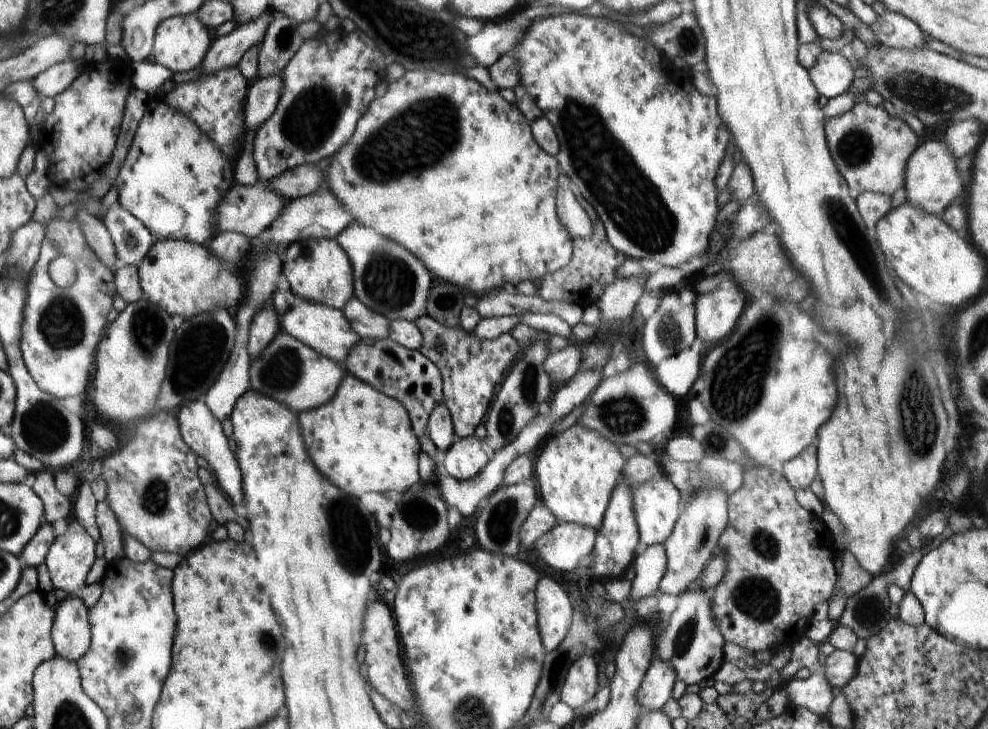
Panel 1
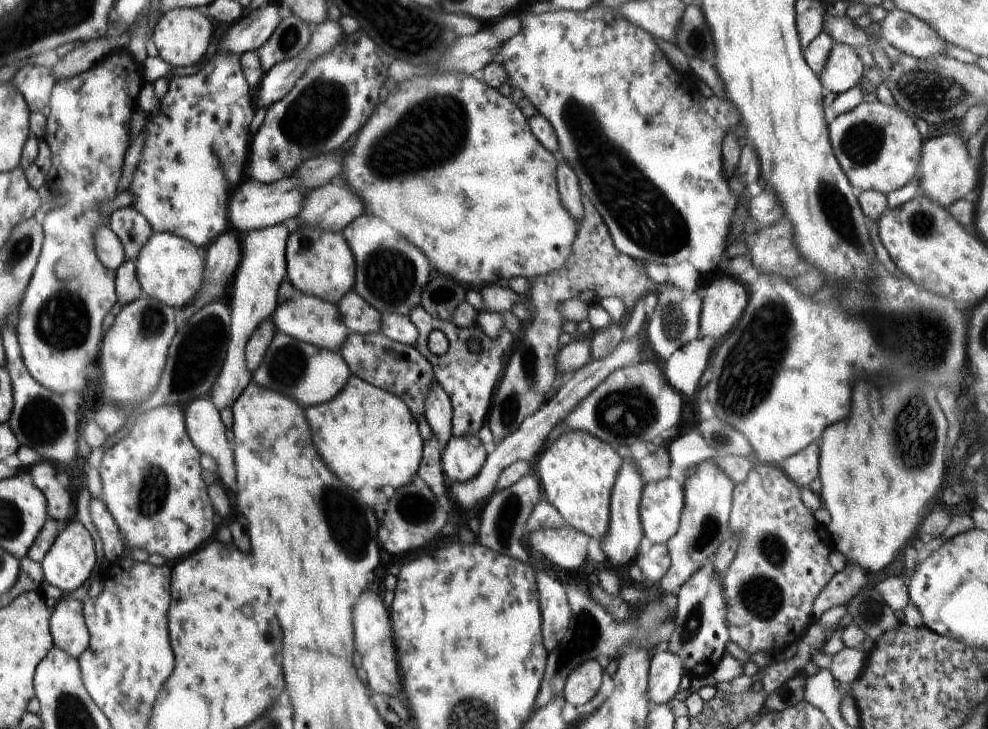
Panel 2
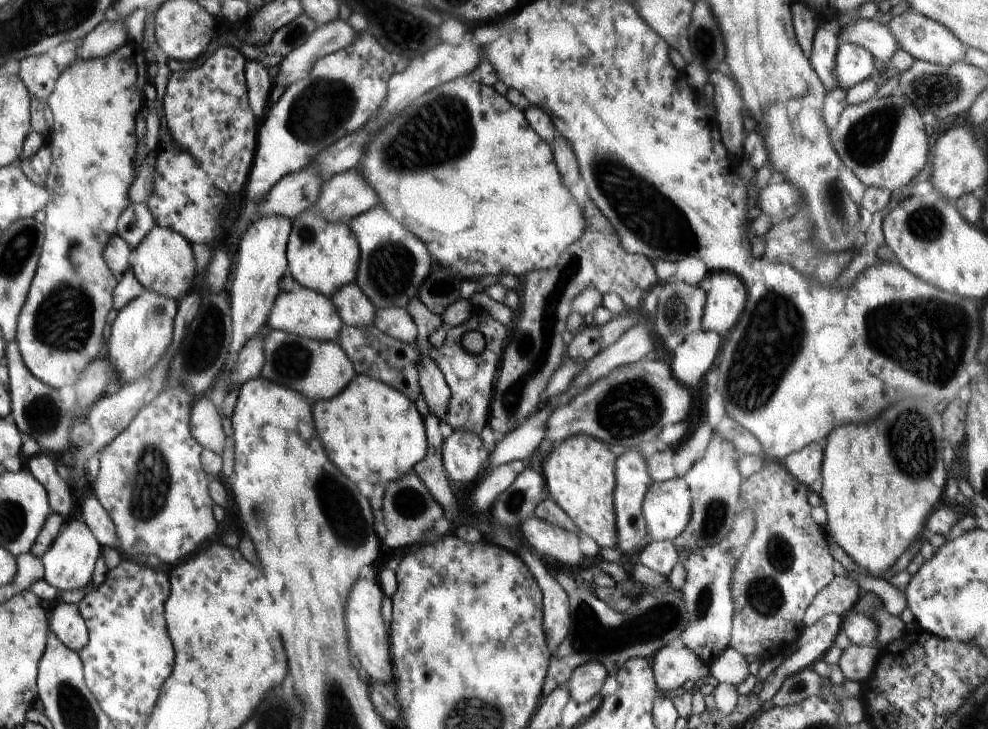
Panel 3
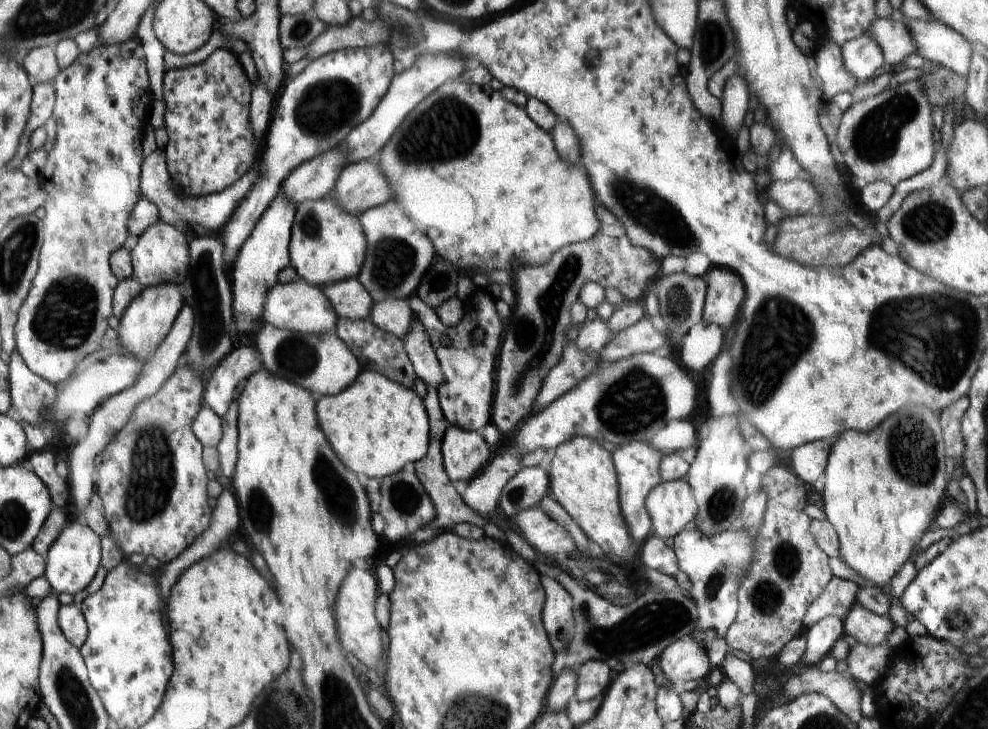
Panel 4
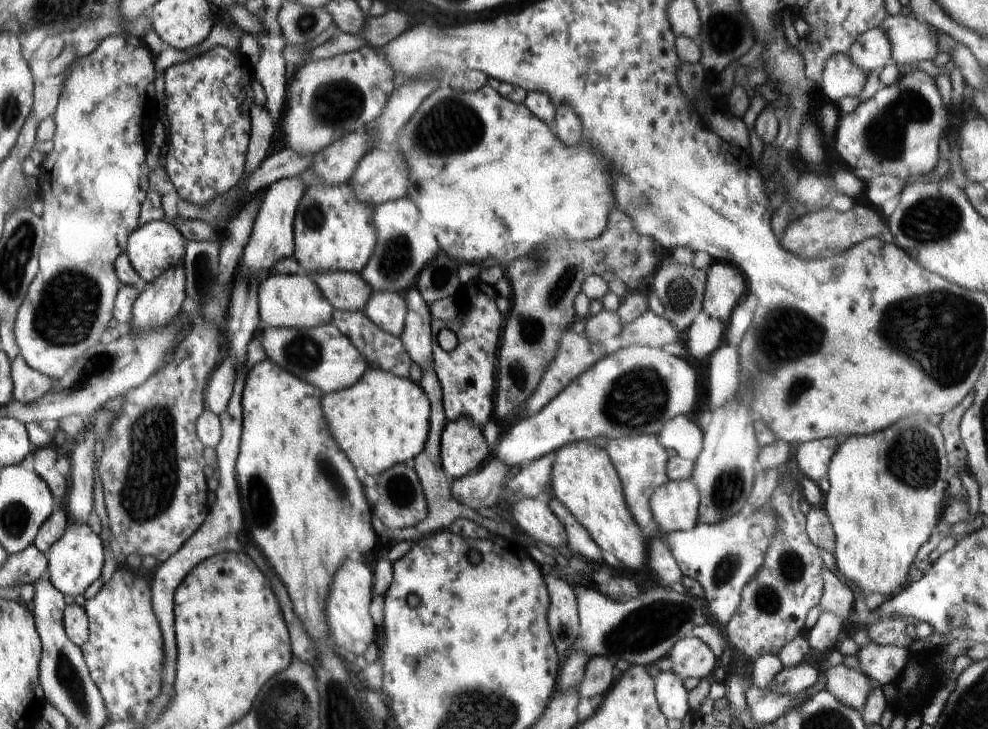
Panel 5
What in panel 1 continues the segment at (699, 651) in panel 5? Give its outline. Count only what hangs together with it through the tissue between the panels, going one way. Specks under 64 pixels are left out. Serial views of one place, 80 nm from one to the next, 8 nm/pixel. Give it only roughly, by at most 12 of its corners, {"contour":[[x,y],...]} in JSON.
{"contour":[[654,656],[636,693],[642,711],[660,710],[672,696],[675,671]]}

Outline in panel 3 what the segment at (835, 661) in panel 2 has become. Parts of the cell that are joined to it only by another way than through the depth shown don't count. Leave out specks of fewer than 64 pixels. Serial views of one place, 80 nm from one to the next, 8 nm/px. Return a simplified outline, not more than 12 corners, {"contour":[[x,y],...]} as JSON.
{"contour":[[851,644],[838,666],[846,680],[862,684],[872,676],[881,650]]}

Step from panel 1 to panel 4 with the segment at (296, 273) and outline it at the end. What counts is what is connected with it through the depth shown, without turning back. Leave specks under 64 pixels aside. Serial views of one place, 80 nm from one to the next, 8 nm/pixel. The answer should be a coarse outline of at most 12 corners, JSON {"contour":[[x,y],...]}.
{"contour":[[331,196],[300,203],[290,259],[323,288],[357,278],[359,216]]}

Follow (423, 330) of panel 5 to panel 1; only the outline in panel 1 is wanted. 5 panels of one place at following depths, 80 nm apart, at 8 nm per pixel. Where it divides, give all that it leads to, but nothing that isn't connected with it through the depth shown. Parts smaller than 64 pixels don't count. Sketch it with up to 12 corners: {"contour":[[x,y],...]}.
{"contour":[[443,402],[430,413],[427,434],[440,456],[455,439]]}

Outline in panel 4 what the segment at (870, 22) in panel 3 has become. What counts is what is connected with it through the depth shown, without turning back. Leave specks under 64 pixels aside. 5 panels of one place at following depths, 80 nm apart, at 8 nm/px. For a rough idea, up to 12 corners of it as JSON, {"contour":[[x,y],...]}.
{"contour":[[876,17],[865,32],[900,66],[917,49],[904,20]]}

